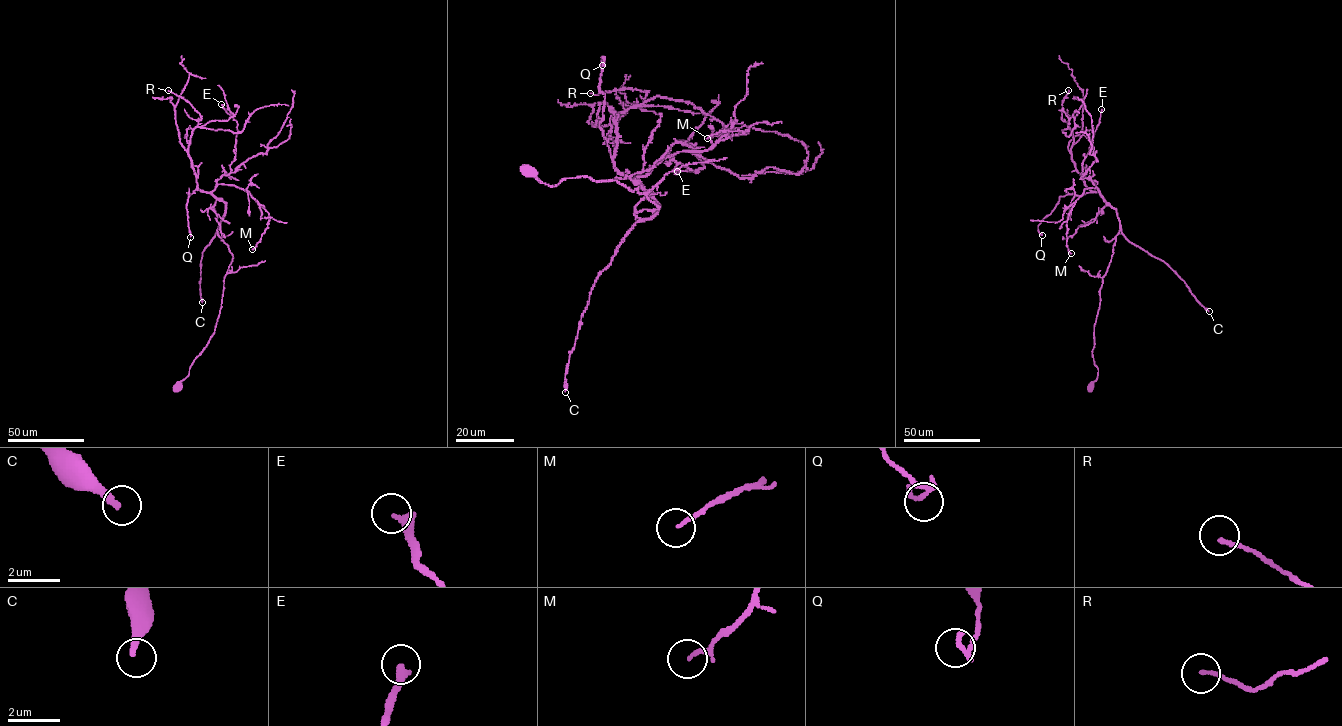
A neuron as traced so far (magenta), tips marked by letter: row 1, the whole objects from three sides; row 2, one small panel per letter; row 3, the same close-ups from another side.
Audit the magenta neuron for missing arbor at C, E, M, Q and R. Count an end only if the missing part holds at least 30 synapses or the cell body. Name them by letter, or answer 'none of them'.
C

